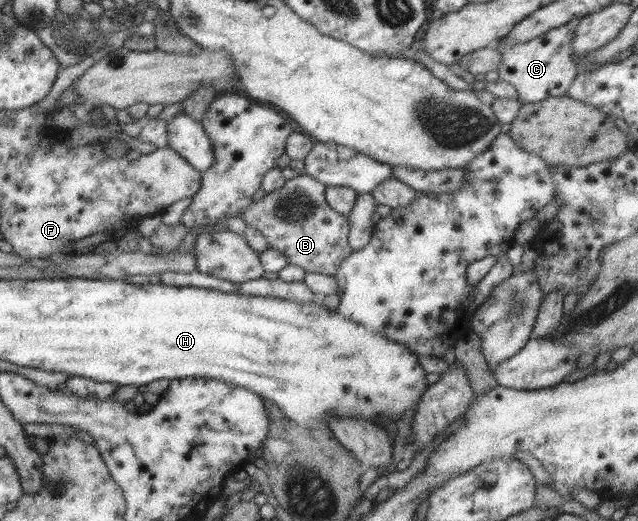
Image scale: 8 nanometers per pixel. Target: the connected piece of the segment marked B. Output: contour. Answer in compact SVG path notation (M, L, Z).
M299 173L287 179L280 188L264 194L260 200L252 200L237 216L246 226L262 234L269 249L280 252L287 264L297 266L305 273L333 277L352 249L347 243L348 220L328 206L325 187L309 175Z

